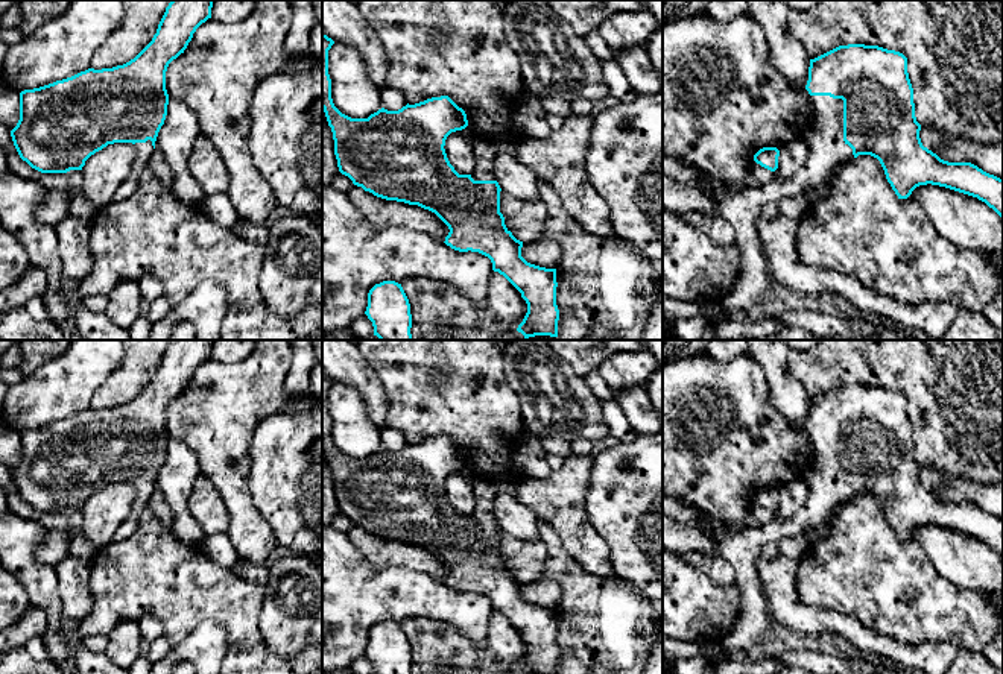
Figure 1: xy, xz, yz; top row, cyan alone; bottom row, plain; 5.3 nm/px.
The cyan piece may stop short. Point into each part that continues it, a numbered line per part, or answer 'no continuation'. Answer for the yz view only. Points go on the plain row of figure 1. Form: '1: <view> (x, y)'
1: yz (828, 494)

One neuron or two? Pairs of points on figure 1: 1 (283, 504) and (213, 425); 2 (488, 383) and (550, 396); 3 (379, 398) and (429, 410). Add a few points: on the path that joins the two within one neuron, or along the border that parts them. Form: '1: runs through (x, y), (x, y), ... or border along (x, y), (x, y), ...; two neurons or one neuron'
1: border along (253, 433), (249, 494), (256, 503); two neurons
2: border along (502, 355), (505, 378), (518, 399), (525, 422); two neurons
3: border along (370, 368), (386, 395), (386, 427); two neurons

